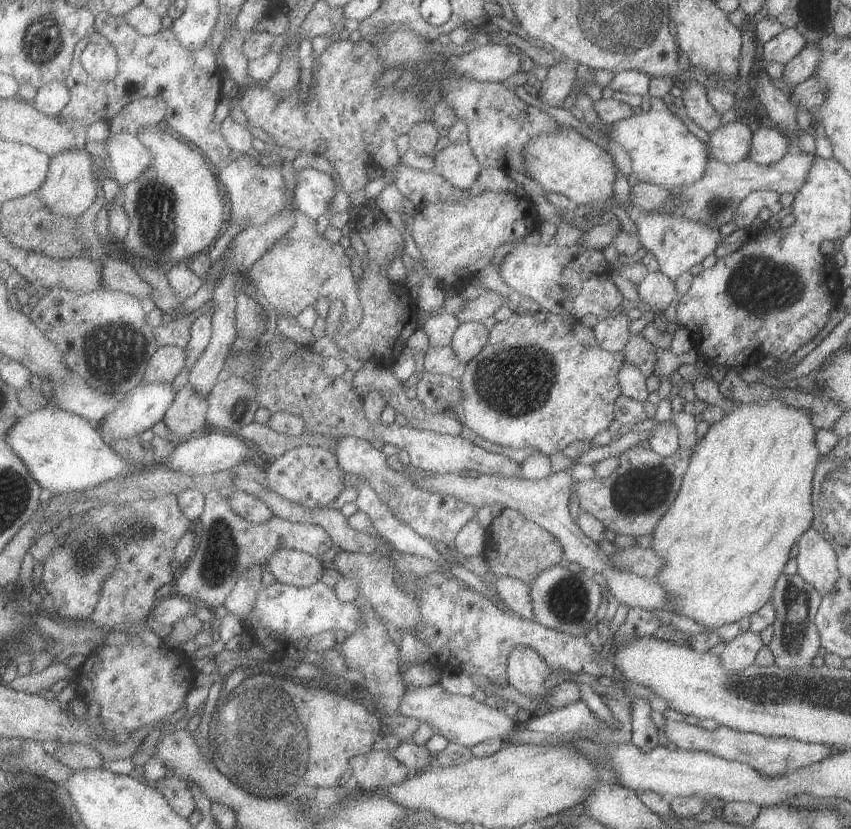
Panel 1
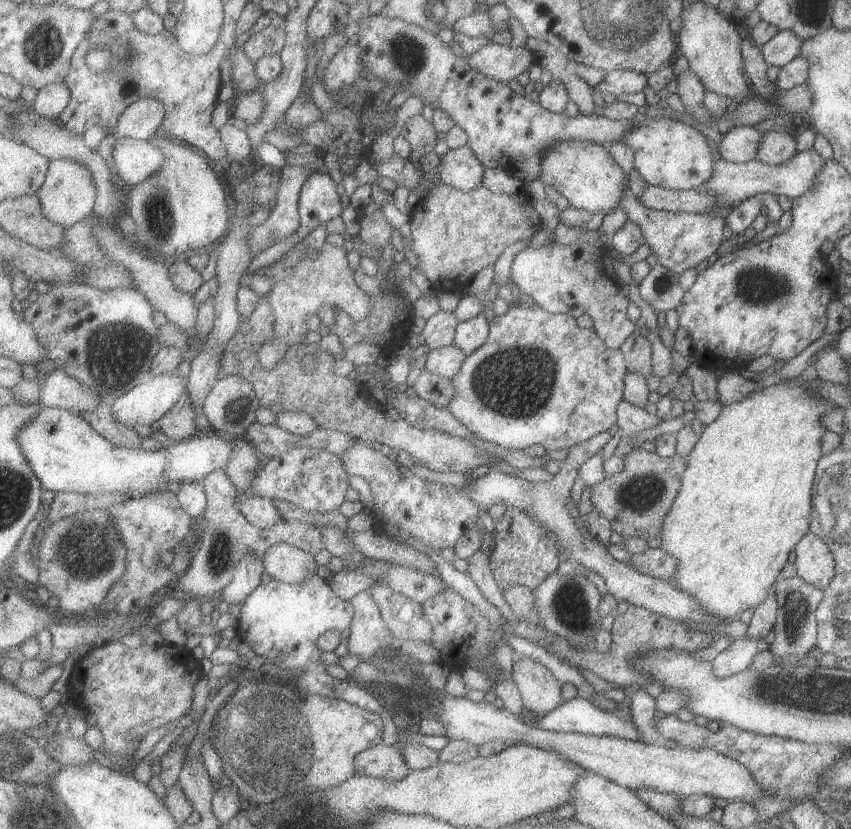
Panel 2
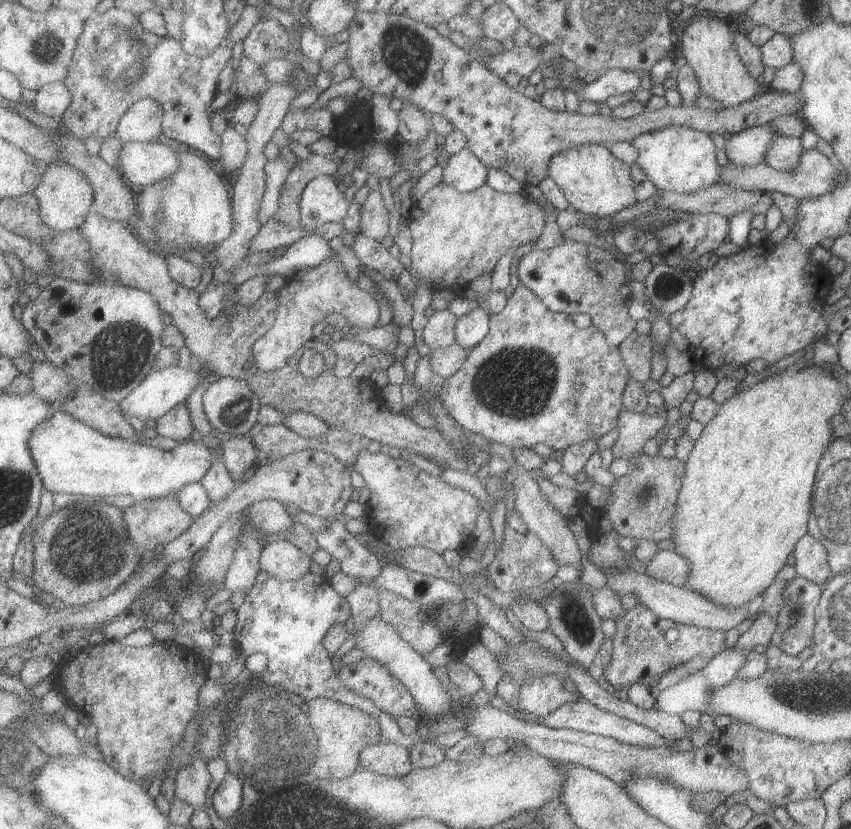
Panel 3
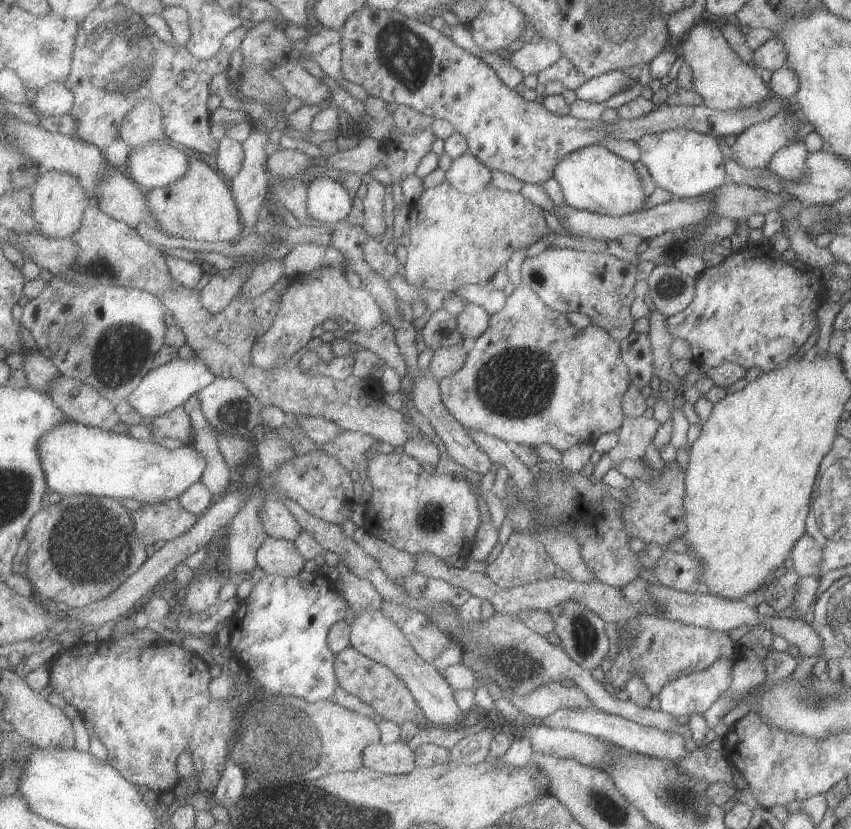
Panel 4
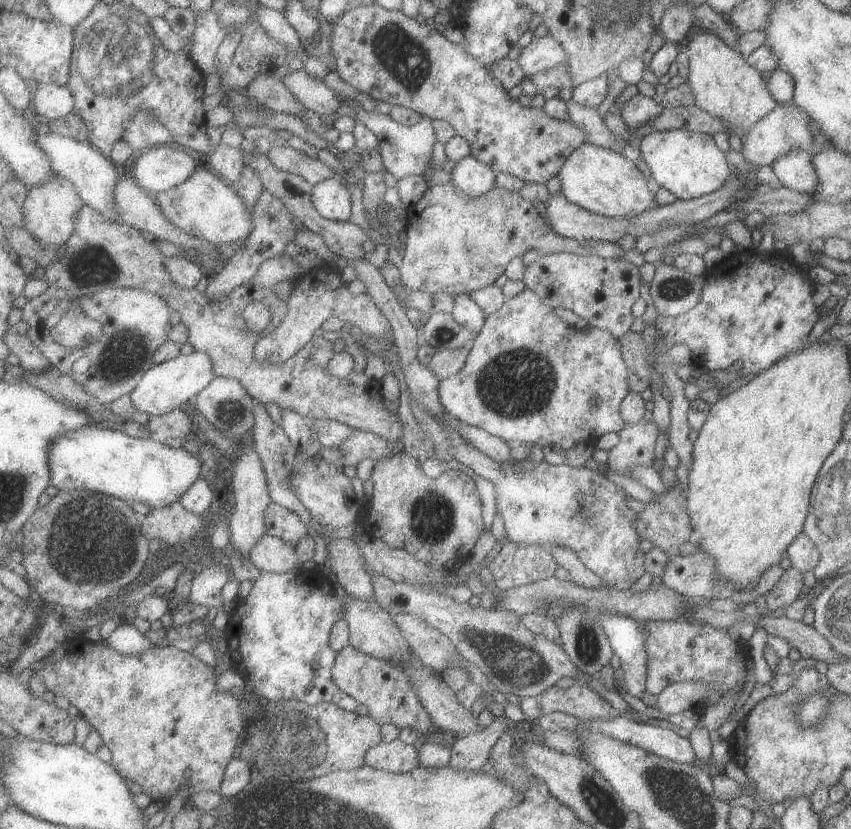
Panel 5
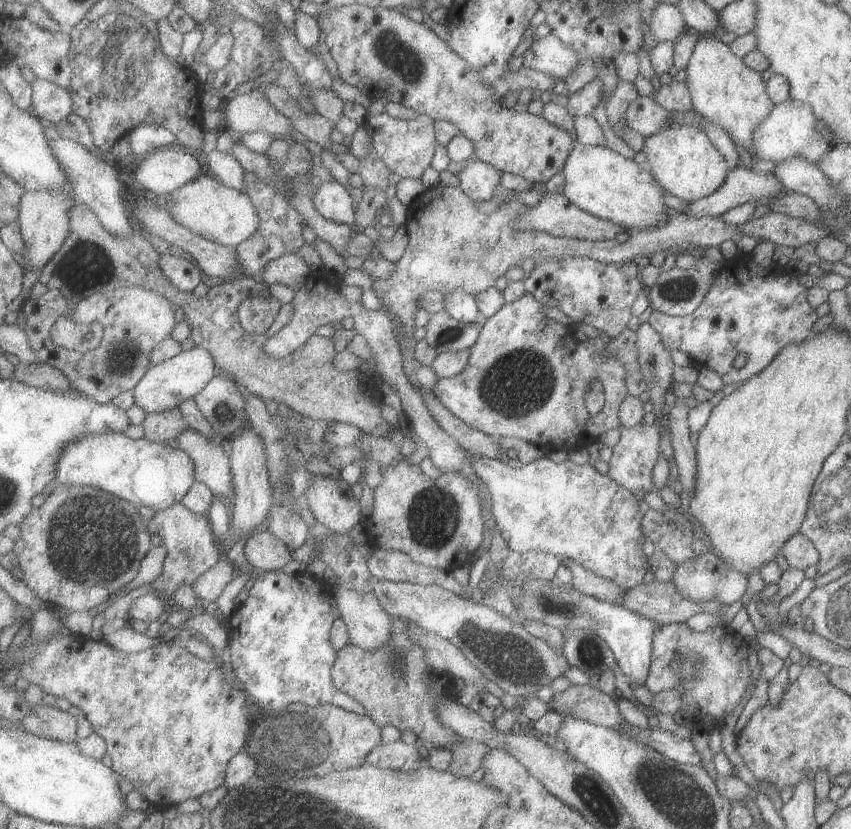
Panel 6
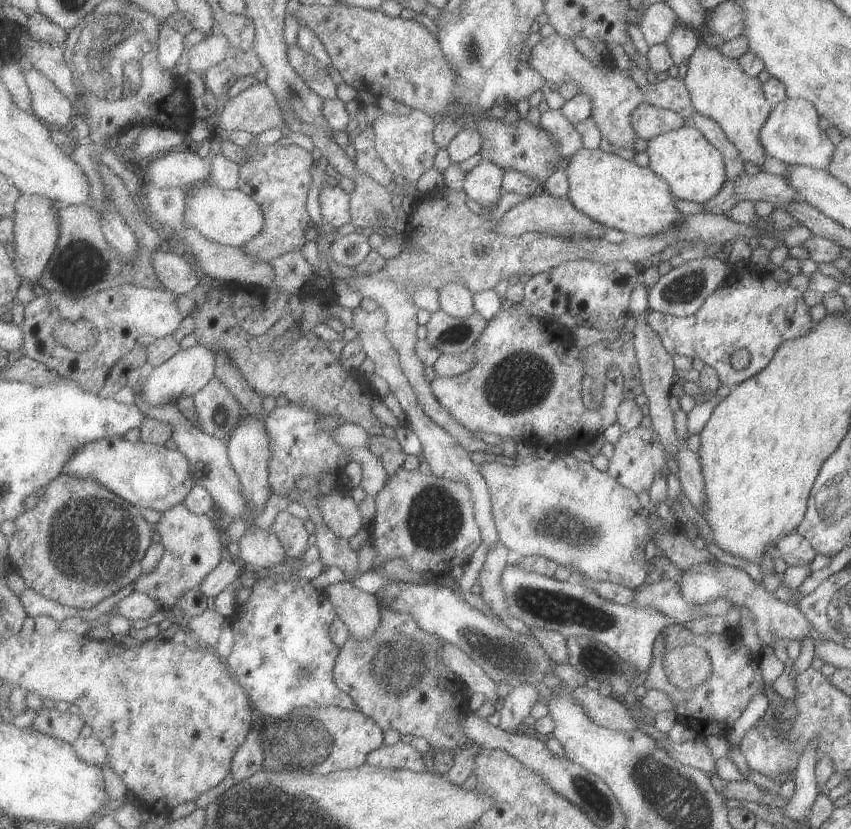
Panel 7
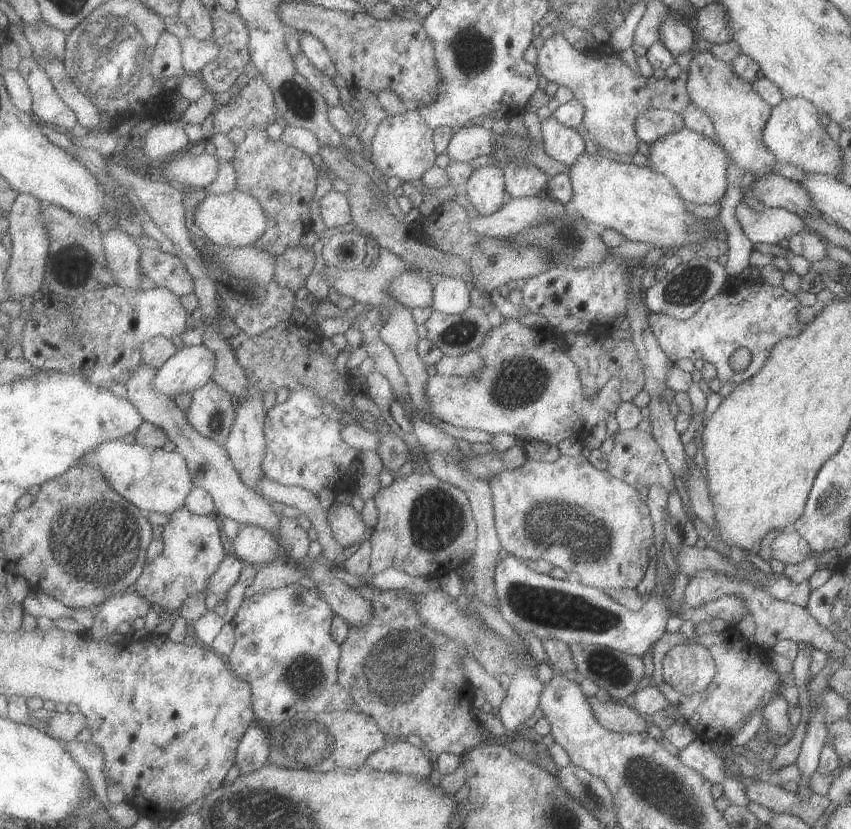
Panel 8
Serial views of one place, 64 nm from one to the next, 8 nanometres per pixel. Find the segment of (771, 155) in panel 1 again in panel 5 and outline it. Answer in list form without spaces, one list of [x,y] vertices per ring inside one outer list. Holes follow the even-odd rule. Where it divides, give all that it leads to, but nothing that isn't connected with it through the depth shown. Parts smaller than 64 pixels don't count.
[[[791,150],[770,164],[773,174],[783,187],[800,193],[813,192],[817,186],[817,174],[810,157],[803,150]]]

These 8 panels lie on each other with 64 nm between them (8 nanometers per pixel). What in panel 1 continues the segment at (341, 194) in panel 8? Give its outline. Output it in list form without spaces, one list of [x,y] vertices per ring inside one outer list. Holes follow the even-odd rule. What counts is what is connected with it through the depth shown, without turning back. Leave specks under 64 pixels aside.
[[[312,167],[301,168],[298,171],[295,169],[293,172],[297,174],[295,200],[299,204],[299,210],[311,220],[325,216],[338,193],[333,177]]]

